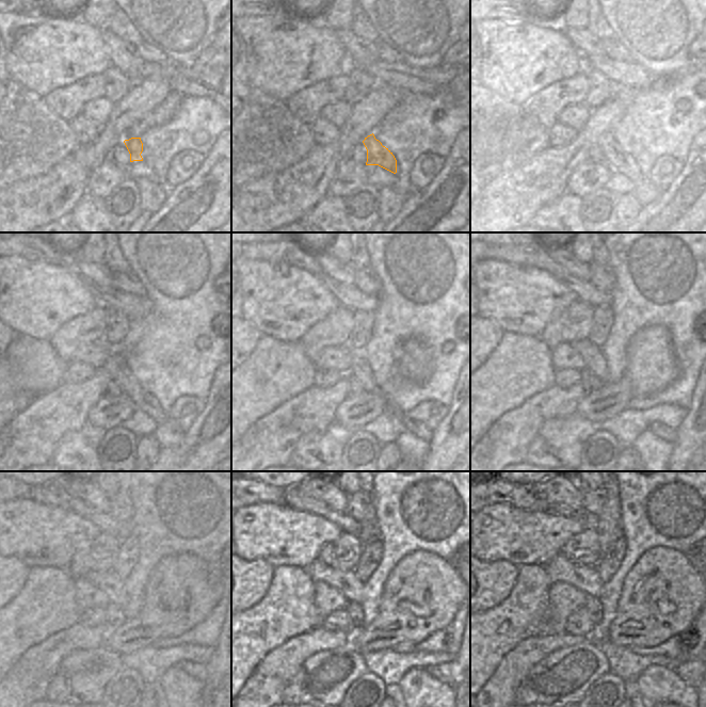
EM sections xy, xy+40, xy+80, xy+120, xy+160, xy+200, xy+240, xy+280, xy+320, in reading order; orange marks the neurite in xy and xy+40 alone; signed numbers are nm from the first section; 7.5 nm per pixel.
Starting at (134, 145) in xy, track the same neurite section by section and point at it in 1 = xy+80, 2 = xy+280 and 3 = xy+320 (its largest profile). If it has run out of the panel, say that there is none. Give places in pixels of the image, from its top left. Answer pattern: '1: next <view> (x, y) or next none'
1: next xy+80 (615, 158)
2: next xy+280 (346, 581)
3: next xy+320 (560, 569)

